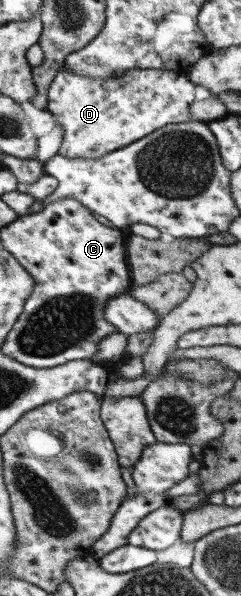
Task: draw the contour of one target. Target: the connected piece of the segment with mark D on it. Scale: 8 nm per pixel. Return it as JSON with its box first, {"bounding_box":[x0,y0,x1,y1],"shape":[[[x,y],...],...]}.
{"bounding_box":[47,68,194,158],"shape":[[[61,68],[48,87],[47,108],[53,119],[63,129],[63,139],[57,154],[66,158],[102,158],[123,146],[128,146],[147,134],[168,124],[178,124],[193,120],[189,108],[194,102],[194,83],[186,73],[164,69],[129,70],[121,76],[111,78],[90,78],[78,76]]]}

